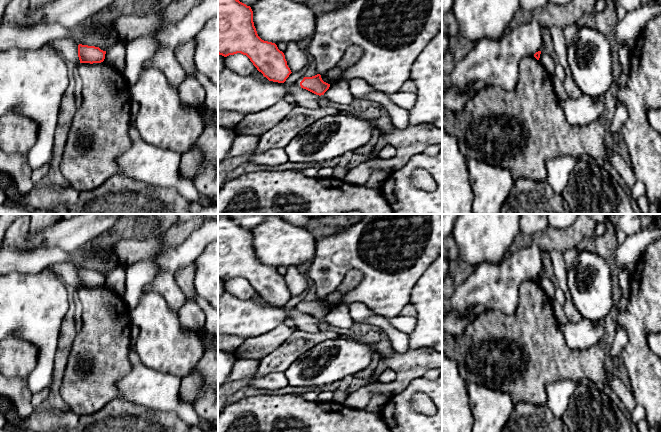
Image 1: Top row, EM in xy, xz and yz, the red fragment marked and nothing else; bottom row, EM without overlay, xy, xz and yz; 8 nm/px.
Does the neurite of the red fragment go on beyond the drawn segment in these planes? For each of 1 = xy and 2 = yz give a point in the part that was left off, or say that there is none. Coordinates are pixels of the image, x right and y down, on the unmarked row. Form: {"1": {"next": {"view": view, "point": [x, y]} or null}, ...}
{"1": {"next": null}, "2": {"next": null}}

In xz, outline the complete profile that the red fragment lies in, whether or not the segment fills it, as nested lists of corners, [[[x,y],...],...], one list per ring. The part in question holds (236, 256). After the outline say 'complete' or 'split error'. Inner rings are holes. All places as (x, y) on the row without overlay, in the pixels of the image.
[[[218,214],[218,278],[227,281],[237,277],[246,279],[269,305],[284,307],[292,297],[284,277],[277,269],[258,260],[251,231],[237,224],[226,214]]]; complete

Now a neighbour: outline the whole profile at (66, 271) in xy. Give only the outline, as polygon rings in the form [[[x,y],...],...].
[[[61,262],[49,267],[65,284],[66,286],[77,290],[80,288],[78,281],[78,267],[71,262]]]

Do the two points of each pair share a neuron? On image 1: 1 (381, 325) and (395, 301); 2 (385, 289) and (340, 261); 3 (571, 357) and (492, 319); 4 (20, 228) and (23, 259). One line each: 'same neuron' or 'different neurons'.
1: different neurons
2: same neuron
3: same neuron
4: same neuron

